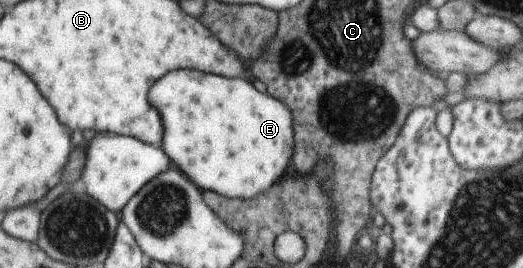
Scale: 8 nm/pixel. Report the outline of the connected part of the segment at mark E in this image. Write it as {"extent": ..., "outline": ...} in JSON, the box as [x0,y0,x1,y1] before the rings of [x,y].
{"extent":[147,69,295,200],"outline":[[[195,69],[179,70],[163,76],[159,84],[151,88],[147,100],[161,113],[163,152],[169,156],[173,166],[202,191],[245,200],[267,192],[285,176],[295,150],[293,114],[281,100],[259,92],[250,77],[229,78]]]}

